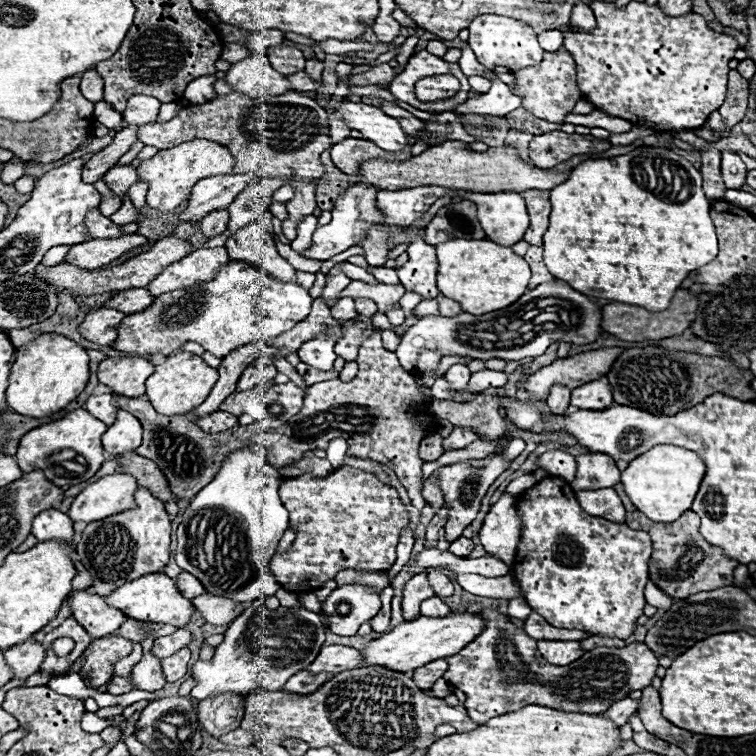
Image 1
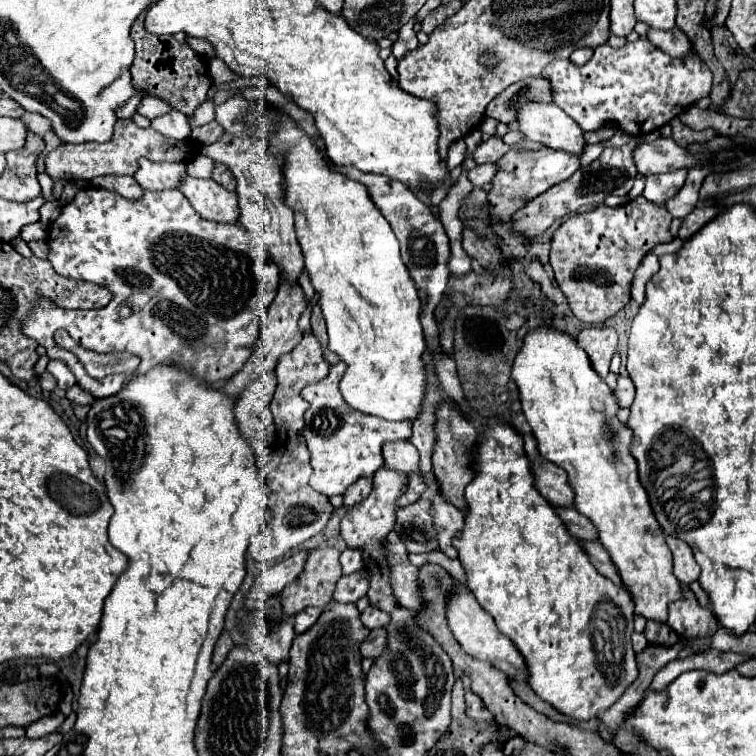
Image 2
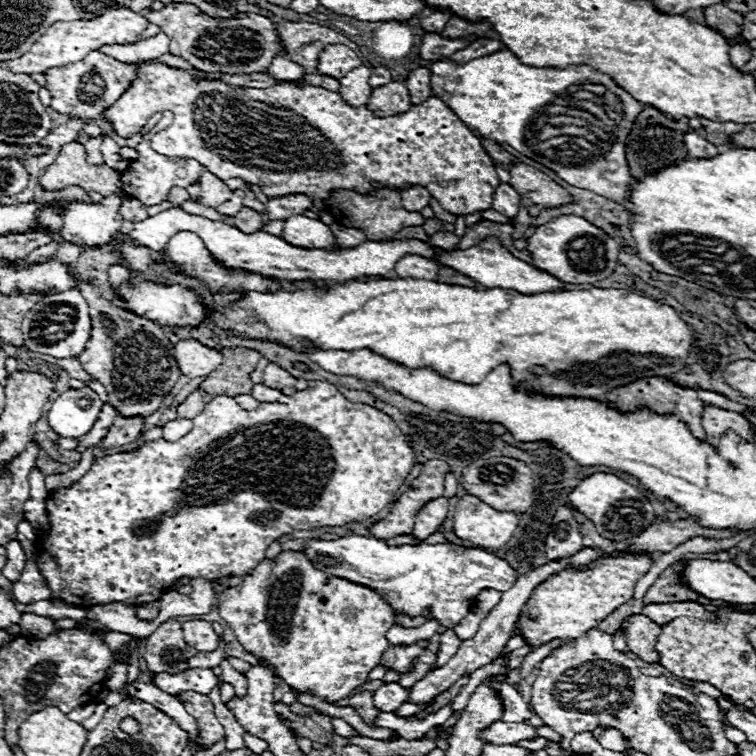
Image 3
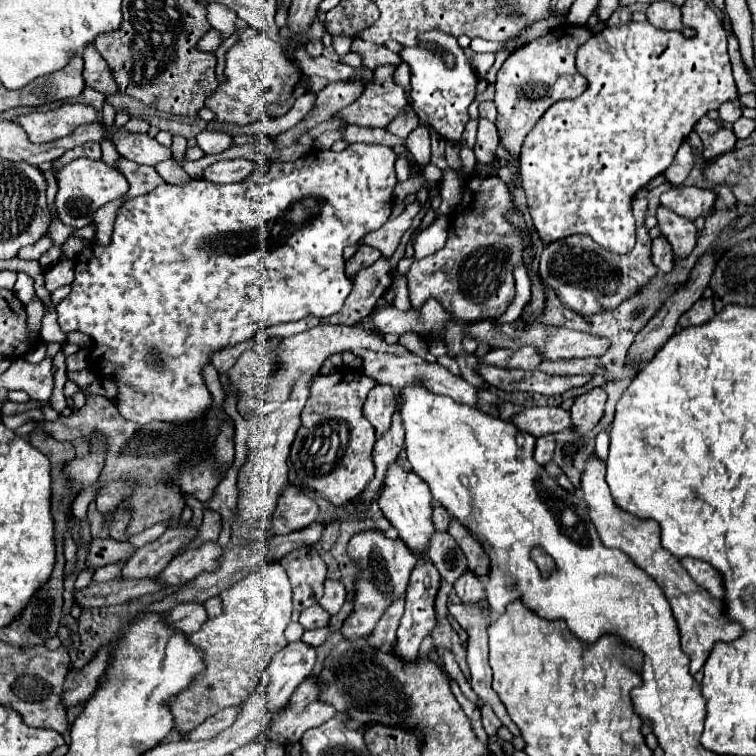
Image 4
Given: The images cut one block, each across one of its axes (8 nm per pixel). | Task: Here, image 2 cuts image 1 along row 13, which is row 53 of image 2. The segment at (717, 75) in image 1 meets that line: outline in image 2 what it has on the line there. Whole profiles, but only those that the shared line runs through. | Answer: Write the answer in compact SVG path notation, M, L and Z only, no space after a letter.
M638 40L634 44L626 44L624 48L610 48L608 44L598 46L594 50L594 56L584 66L574 66L570 60L554 60L548 64L542 72L544 78L552 82L554 90L554 104L558 104L570 118L578 122L582 130L596 130L606 122L616 122L626 134L648 134L662 124L670 122L674 116L678 116L686 106L696 102L698 98L704 98L710 94L712 74L710 70L698 60L694 52L690 52L686 58L670 58L662 50L654 48L650 40Z

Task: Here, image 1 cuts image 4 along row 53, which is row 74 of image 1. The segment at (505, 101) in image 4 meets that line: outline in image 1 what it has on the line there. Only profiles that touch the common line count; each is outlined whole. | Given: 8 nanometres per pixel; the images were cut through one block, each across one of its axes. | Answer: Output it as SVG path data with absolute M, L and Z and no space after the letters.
M560 48L556 52L544 52L544 60L538 66L522 68L514 72L514 76L516 76L516 88L512 88L512 92L524 98L522 106L530 110L534 116L548 122L562 124L564 116L582 98L576 84L576 62L566 48Z

